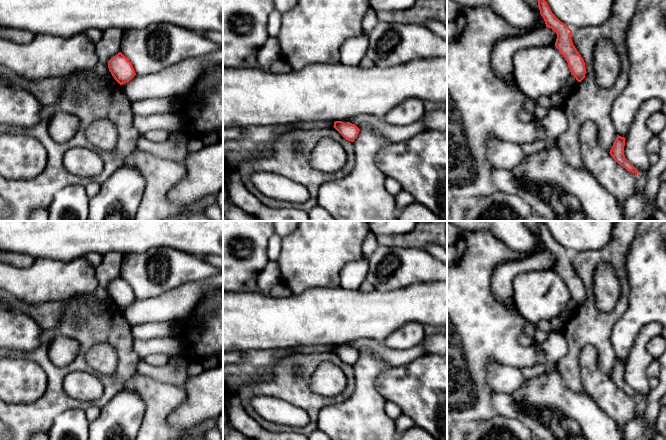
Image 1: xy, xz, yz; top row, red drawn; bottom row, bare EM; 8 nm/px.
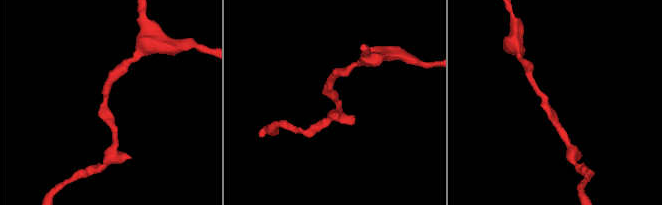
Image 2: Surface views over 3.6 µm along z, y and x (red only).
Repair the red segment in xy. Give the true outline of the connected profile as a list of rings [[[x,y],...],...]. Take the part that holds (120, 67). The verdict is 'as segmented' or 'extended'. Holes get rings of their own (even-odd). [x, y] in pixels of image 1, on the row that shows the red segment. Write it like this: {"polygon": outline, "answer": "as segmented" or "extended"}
{"polygon": [[[121,52],[108,61],[108,68],[120,85],[129,82],[136,75],[131,62]]], "answer": "as segmented"}

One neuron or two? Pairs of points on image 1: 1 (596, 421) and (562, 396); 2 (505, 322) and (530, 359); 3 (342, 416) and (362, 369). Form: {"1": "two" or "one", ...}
{"1": "one", "2": "one", "3": "one"}

